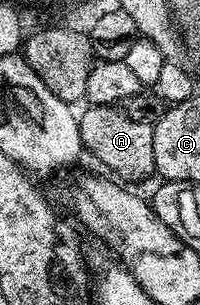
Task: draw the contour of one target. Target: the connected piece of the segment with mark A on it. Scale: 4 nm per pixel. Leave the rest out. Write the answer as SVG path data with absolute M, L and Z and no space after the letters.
M89 105L85 110L80 110L77 122L84 152L102 161L110 169L110 174L118 173L113 174L118 178L126 177L129 181L152 178L155 173L153 125L137 117L128 117L121 109L124 108L117 105Z

